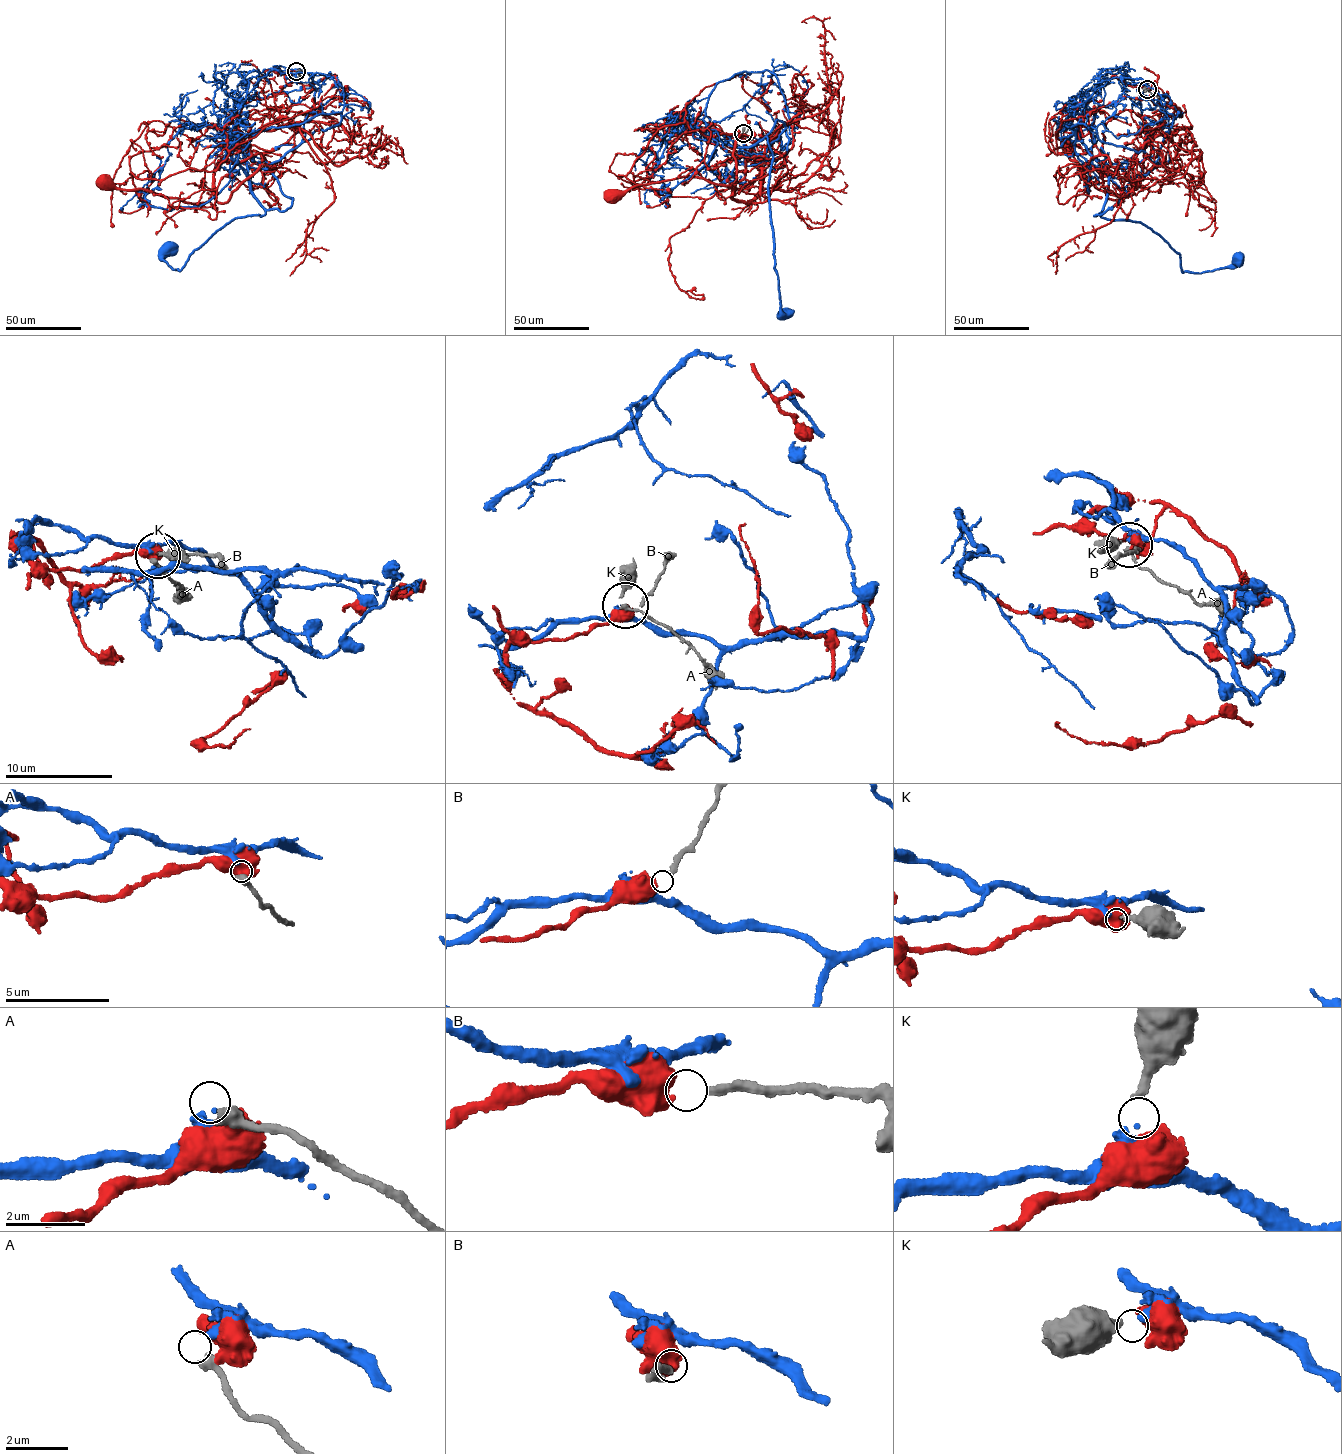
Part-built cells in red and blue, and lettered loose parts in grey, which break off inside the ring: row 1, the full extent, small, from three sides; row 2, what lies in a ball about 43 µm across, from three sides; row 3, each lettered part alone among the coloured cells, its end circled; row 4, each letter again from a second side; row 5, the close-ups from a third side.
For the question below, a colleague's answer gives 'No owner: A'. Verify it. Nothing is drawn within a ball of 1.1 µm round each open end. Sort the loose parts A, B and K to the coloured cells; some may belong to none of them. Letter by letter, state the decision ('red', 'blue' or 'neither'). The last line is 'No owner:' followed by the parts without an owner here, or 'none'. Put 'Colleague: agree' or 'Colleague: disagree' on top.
Colleague: agree
A: neither
B: red
K: blue
No owner: A

